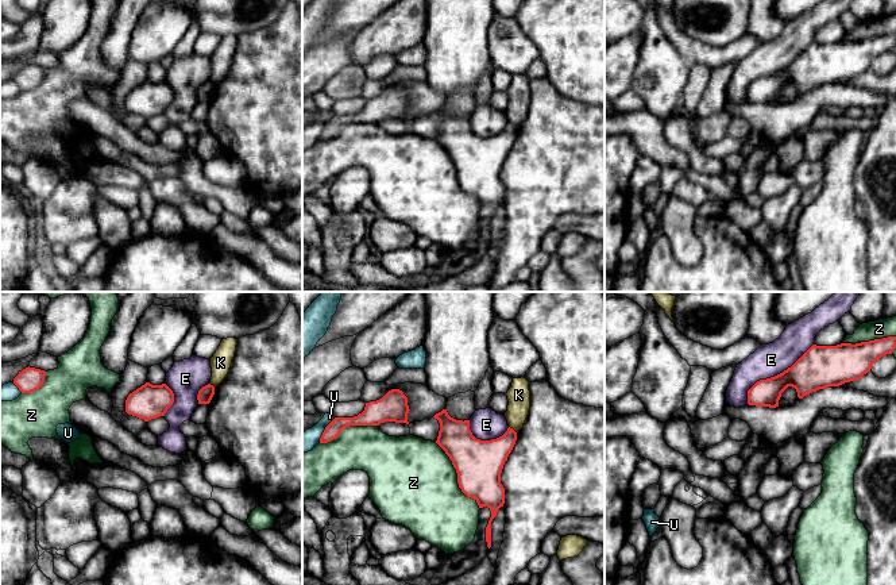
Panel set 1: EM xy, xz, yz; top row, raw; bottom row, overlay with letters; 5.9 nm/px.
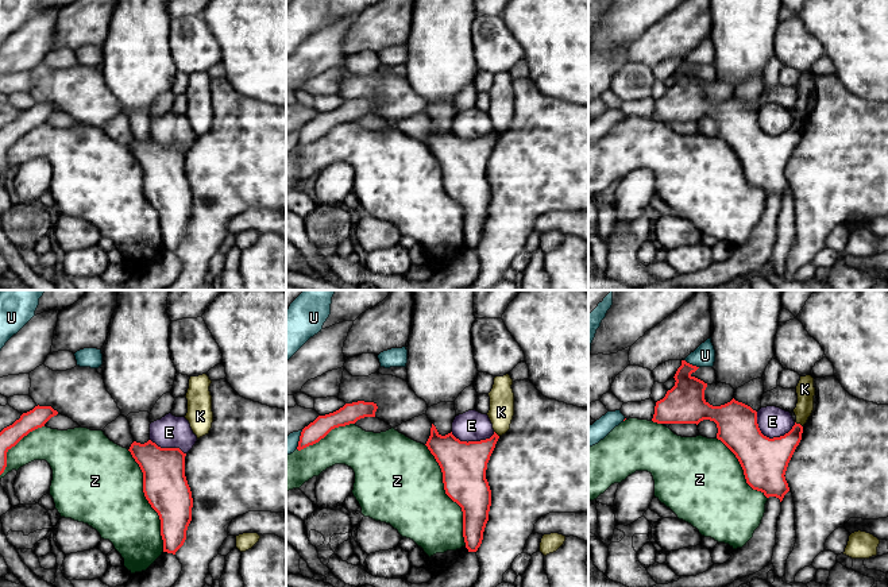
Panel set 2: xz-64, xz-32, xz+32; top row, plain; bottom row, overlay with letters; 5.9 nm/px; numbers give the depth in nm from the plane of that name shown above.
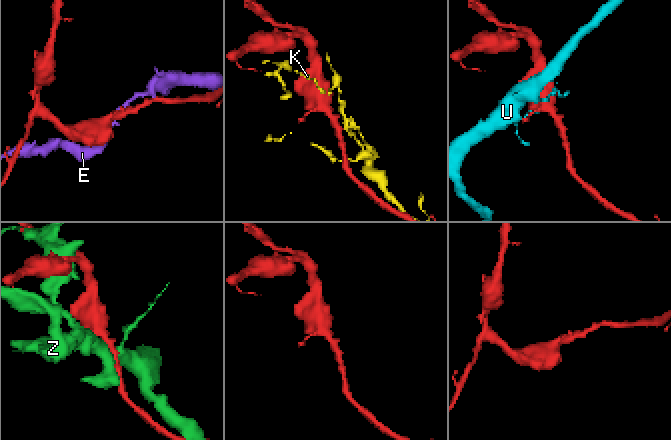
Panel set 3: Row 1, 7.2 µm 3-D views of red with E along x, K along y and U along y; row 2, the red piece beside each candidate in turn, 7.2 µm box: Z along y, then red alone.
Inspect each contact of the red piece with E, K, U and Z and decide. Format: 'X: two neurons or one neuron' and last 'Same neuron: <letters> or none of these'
E: two neurons
K: two neurons
U: two neurons
Z: two neurons
Same neuron: none of these

